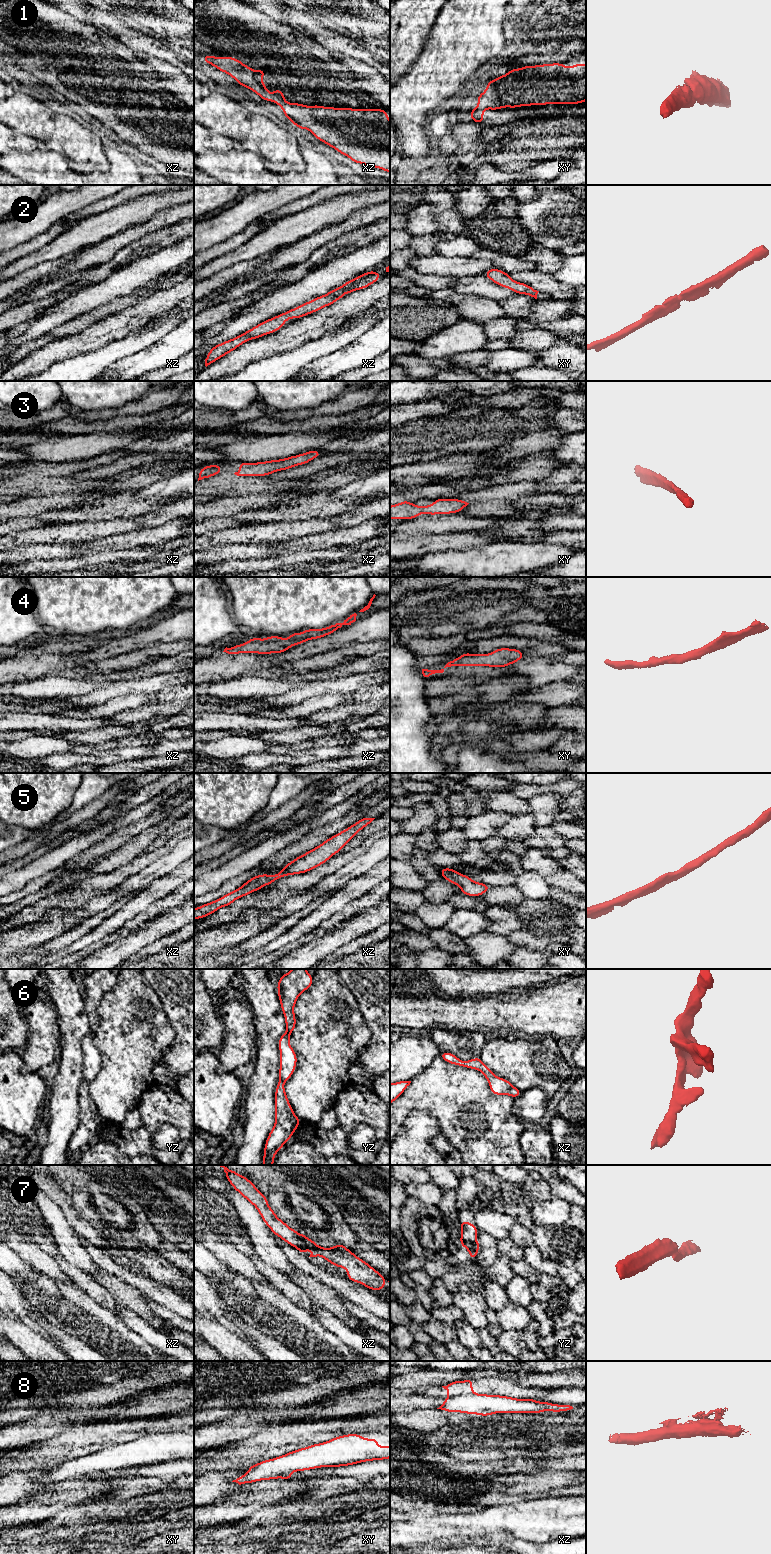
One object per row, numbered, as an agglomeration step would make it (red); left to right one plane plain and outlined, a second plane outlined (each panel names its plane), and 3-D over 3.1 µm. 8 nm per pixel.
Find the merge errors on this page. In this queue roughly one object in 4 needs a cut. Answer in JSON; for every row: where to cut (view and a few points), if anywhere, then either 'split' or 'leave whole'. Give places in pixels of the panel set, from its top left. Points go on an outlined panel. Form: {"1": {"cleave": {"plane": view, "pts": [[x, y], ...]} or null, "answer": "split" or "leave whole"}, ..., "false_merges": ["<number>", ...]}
{"1": {"cleave": null, "answer": "leave whole"}, "2": {"cleave": null, "answer": "leave whole"}, "3": {"cleave": null, "answer": "leave whole"}, "4": {"cleave": null, "answer": "leave whole"}, "5": {"cleave": null, "answer": "leave whole"}, "6": {"cleave": null, "answer": "leave whole"}, "7": {"cleave": {"plane": "yz", "pts": [[476, 1240], [464, 1242], [461, 1245]]}, "answer": "split"}, "8": {"cleave": null, "answer": "leave whole"}, "false_merges": ["7"]}

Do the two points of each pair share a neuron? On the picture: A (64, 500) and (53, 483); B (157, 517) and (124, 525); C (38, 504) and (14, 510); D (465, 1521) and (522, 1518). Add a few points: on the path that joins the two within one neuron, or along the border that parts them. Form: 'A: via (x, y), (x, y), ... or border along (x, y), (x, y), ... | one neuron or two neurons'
A: border along (84, 492), (38, 497) | two neurons
B: border along (143, 515), (143, 520), (137, 529) | two neurons
C: via (32, 507), (20, 508) | one neuron
D: via (479, 1523), (500, 1524), (508, 1520) | one neuron

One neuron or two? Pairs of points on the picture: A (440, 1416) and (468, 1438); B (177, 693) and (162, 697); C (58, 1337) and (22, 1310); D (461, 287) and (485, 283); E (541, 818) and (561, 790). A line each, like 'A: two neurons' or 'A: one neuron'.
A: two neurons
B: one neuron
C: two neurons
D: one neuron
E: two neurons

